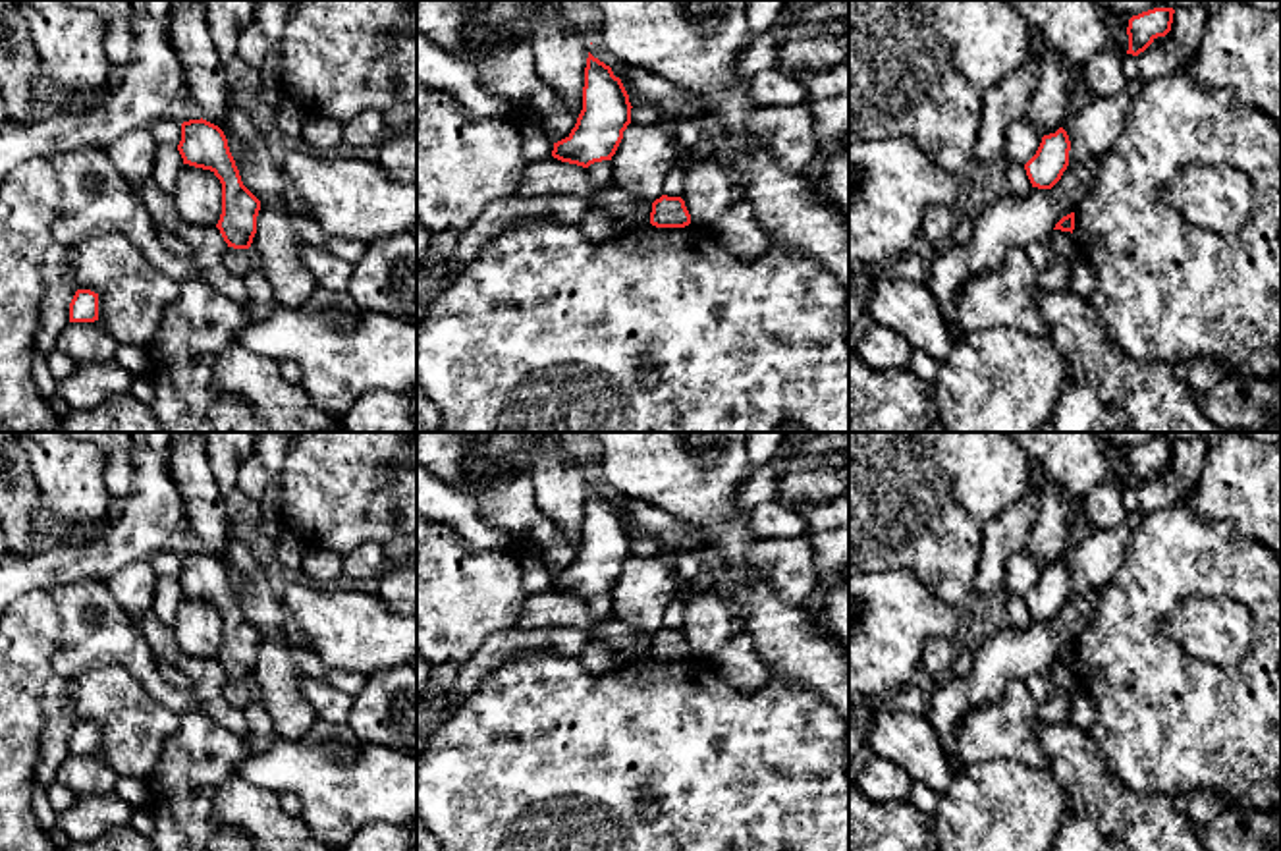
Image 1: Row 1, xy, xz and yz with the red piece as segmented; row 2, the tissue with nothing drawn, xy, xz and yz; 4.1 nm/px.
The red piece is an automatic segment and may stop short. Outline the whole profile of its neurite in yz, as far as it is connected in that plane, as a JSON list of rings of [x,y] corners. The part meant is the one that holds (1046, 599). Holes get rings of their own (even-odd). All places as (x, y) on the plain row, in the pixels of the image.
[[[1063,560],[1044,567],[1036,587],[1024,596],[1032,619],[1051,621],[1069,598],[1071,573]]]

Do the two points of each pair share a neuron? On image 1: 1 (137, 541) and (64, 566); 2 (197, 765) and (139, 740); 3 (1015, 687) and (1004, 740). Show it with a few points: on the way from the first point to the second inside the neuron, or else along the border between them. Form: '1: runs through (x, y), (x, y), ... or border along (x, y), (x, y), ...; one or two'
1: runs through (120, 543), (97, 556), (81, 558); one
2: border along (180, 714), (180, 726), (164, 741), (145, 780); two
3: runs through (1015, 701), (1009, 726); one

